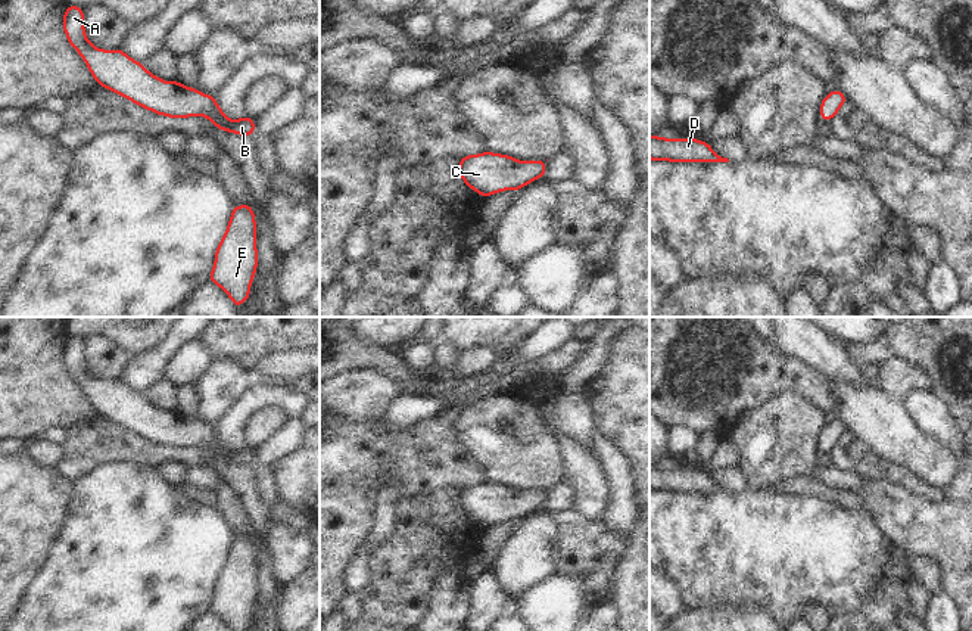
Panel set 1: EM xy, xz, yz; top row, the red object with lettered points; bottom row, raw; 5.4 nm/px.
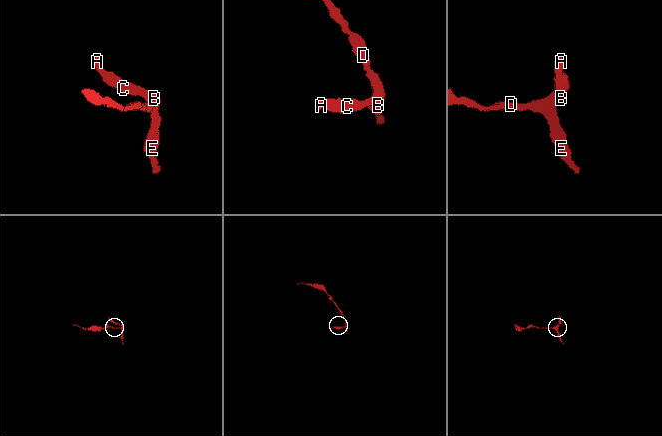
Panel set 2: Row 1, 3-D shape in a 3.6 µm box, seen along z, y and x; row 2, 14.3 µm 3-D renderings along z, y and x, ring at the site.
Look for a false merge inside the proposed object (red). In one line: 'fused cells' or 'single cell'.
single cell

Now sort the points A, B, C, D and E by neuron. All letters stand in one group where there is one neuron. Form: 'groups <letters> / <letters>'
groups A B C D E

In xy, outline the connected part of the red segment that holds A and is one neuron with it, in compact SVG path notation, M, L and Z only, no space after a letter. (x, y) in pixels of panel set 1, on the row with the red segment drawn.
M68 6L62 21L65 34L69 44L81 55L87 63L93 78L105 88L112 90L116 94L158 114L166 115L169 118L189 118L191 115L206 116L214 124L215 128L225 130L228 133L236 133L242 136L253 136L255 119L242 116L239 121L228 119L219 109L214 96L202 94L197 88L189 88L178 81L163 81L152 75L144 65L131 59L121 49L116 50L102 50L94 47L85 37L84 31L84 9L78 6Z

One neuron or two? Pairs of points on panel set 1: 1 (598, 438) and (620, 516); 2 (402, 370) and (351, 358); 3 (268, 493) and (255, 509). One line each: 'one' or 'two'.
1: one
2: one
3: two

